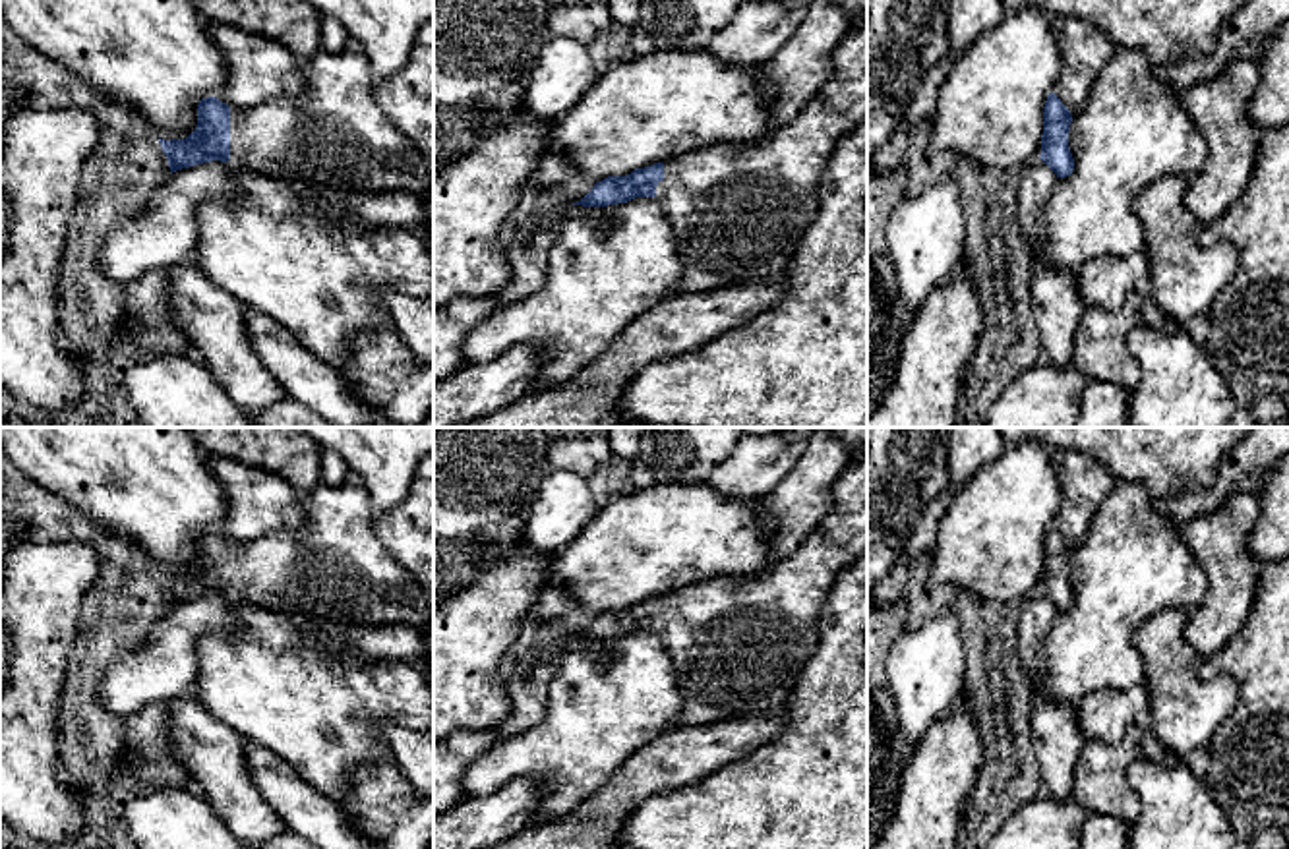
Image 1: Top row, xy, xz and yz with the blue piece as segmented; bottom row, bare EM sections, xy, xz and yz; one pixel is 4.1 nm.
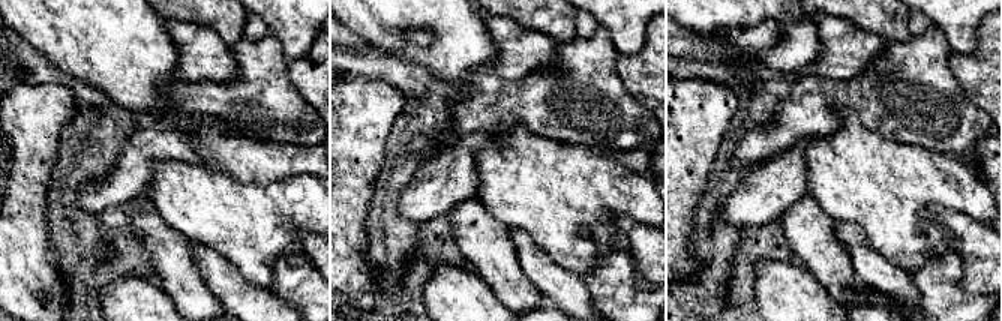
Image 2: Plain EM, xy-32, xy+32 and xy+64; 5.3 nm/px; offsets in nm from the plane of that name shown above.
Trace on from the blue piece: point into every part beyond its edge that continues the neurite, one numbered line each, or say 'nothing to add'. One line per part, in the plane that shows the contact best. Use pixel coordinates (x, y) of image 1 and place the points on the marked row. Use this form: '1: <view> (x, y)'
1: xy (335, 134)

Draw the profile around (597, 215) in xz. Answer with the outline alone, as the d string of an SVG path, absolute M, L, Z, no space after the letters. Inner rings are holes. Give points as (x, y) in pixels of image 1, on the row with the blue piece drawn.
M567 205L563 207L561 211L557 211L557 219L559 219L559 224L577 217L577 219L583 219L583 220L588 220L592 222L594 226L606 226L610 217L614 215L615 207L614 205L608 205L608 207L583 207L583 205Z

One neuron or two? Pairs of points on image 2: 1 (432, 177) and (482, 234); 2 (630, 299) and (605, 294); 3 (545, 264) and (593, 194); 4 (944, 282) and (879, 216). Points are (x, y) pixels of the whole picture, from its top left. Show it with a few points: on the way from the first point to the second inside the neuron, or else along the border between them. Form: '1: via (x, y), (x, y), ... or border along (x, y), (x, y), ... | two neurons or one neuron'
1: border along (476, 195), (464, 200), (449, 212) | two neurons
2: via (624, 299), (611, 294) | one neuron
3: border along (525, 231), (555, 261), (579, 276) | two neurons
4: border along (951, 246), (911, 273) | two neurons

